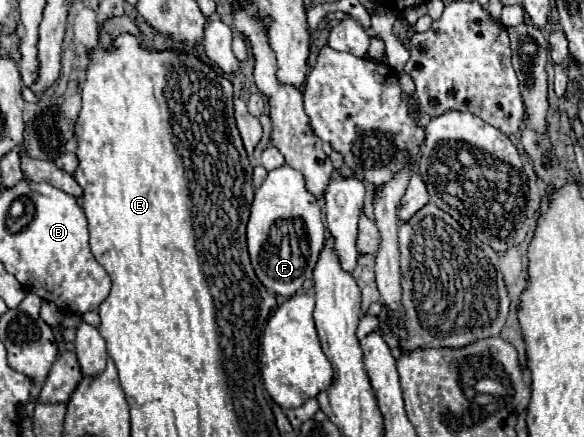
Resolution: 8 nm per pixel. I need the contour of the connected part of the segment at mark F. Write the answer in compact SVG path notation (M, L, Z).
M286 164L270 170L254 194L248 220L248 252L260 282L280 296L292 296L308 278L312 278L324 244L326 226L322 202L306 190L302 172Z

